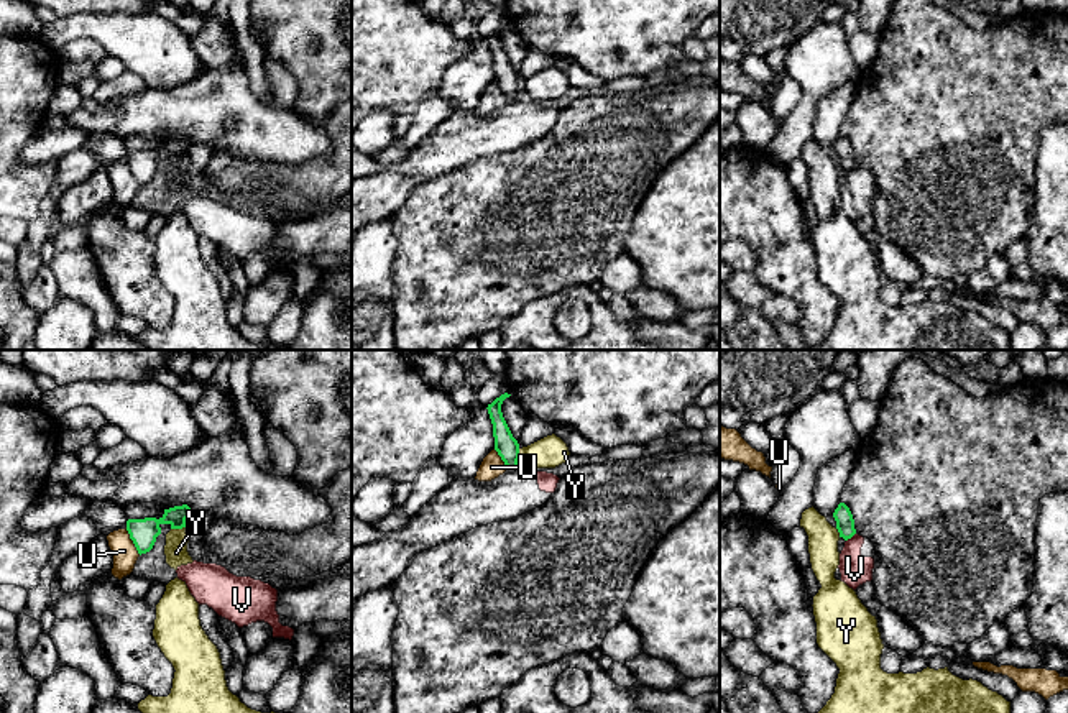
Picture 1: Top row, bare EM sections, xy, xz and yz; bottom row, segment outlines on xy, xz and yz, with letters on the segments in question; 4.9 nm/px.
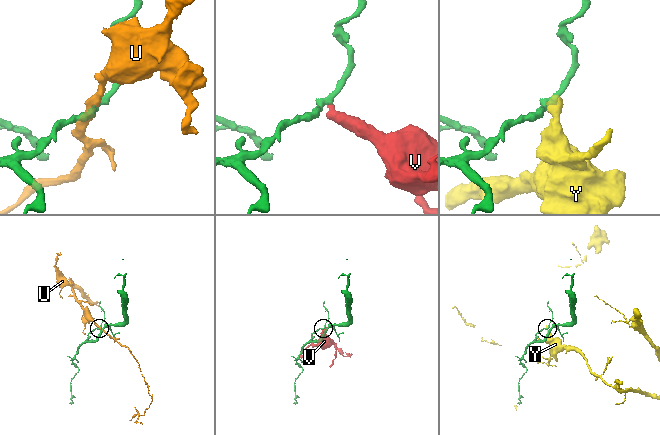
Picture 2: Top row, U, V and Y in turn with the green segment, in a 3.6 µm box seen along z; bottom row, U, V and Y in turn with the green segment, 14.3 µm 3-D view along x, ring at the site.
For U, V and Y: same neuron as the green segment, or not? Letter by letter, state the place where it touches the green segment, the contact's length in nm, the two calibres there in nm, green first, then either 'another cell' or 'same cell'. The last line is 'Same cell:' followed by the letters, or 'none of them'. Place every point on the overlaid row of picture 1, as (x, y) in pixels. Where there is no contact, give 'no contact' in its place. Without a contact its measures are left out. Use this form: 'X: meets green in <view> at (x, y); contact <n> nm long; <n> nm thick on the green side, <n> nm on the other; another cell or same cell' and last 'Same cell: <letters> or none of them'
U: meets green in xy at (132, 539); contact 150 nm long; 140 nm thick on the green side, 120 nm on the other; another cell
V: meets green in yz at (850, 538); contact 60 nm long; 90 nm thick on the green side, 150 nm on the other; another cell
Y: meets green in xy at (178, 528); contact 70 nm long; 140 nm thick on the green side, 110 nm on the other; another cell
Same cell: none of them

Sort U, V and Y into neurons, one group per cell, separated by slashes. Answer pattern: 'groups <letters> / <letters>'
groups U / V / Y

